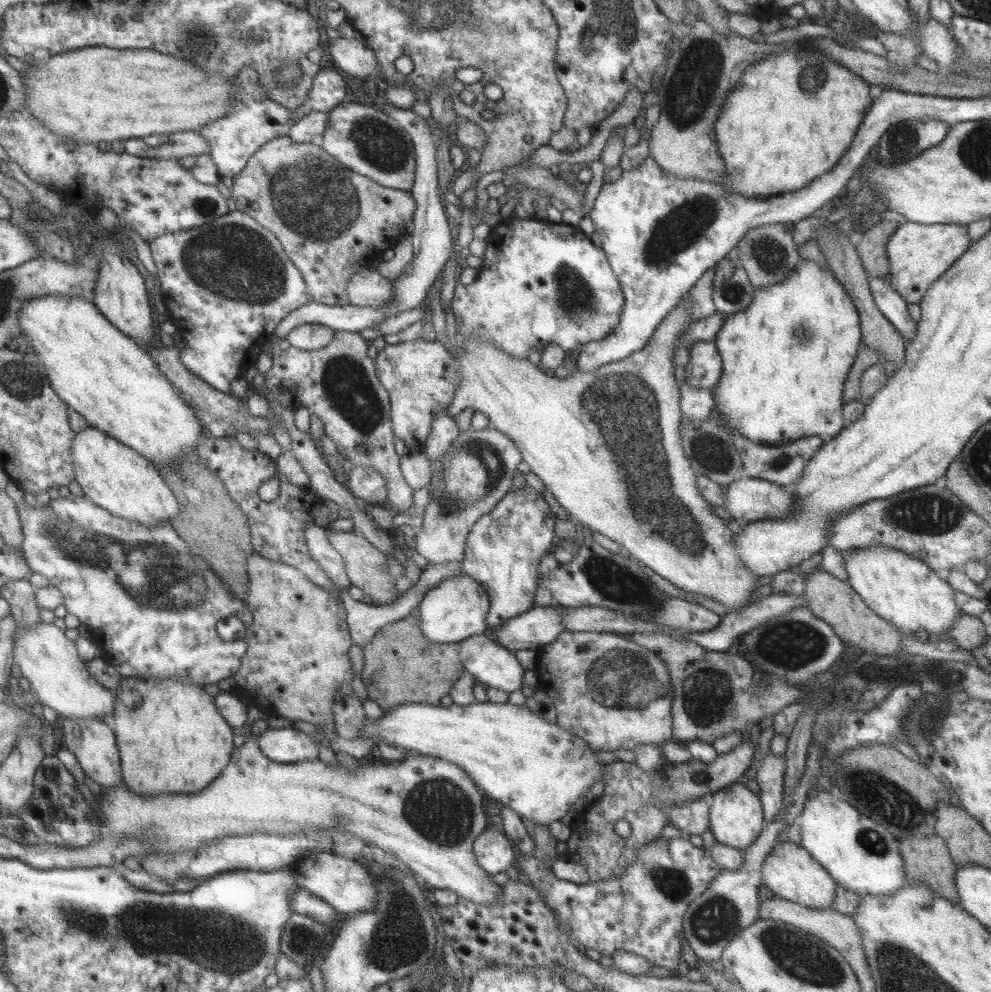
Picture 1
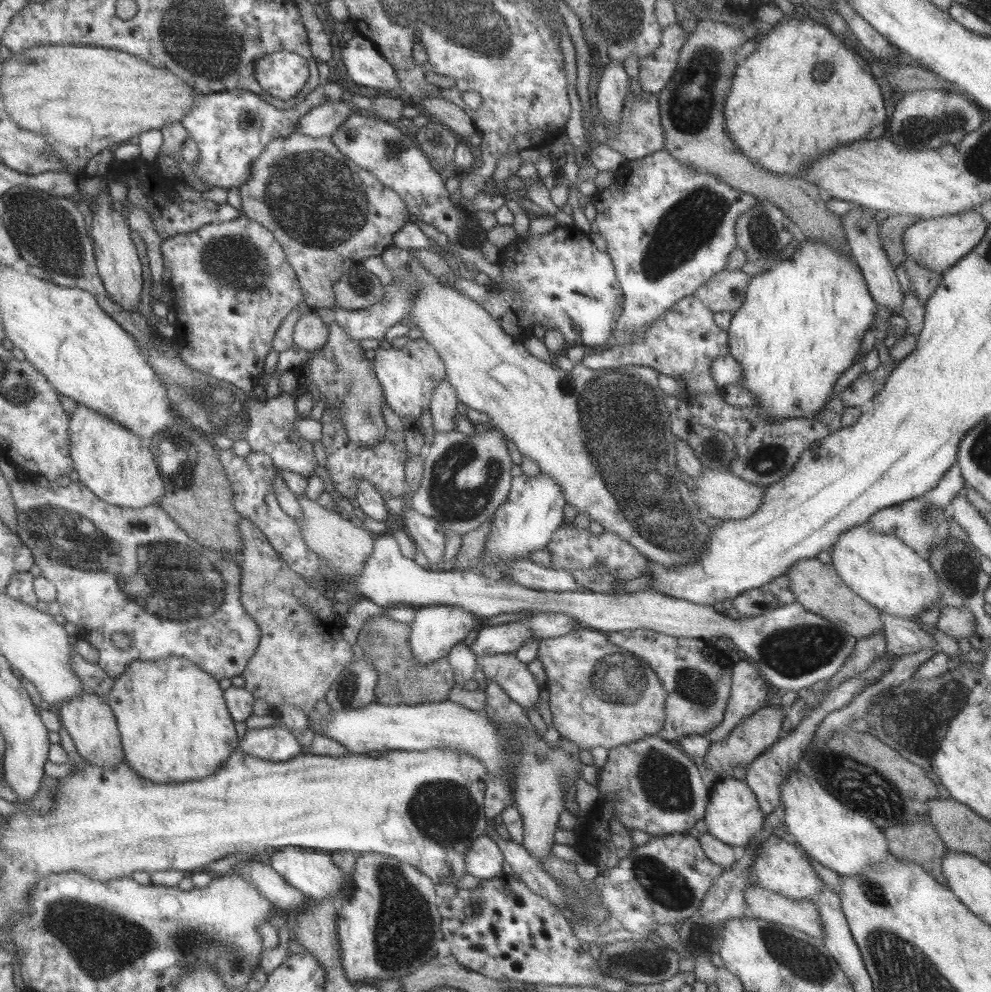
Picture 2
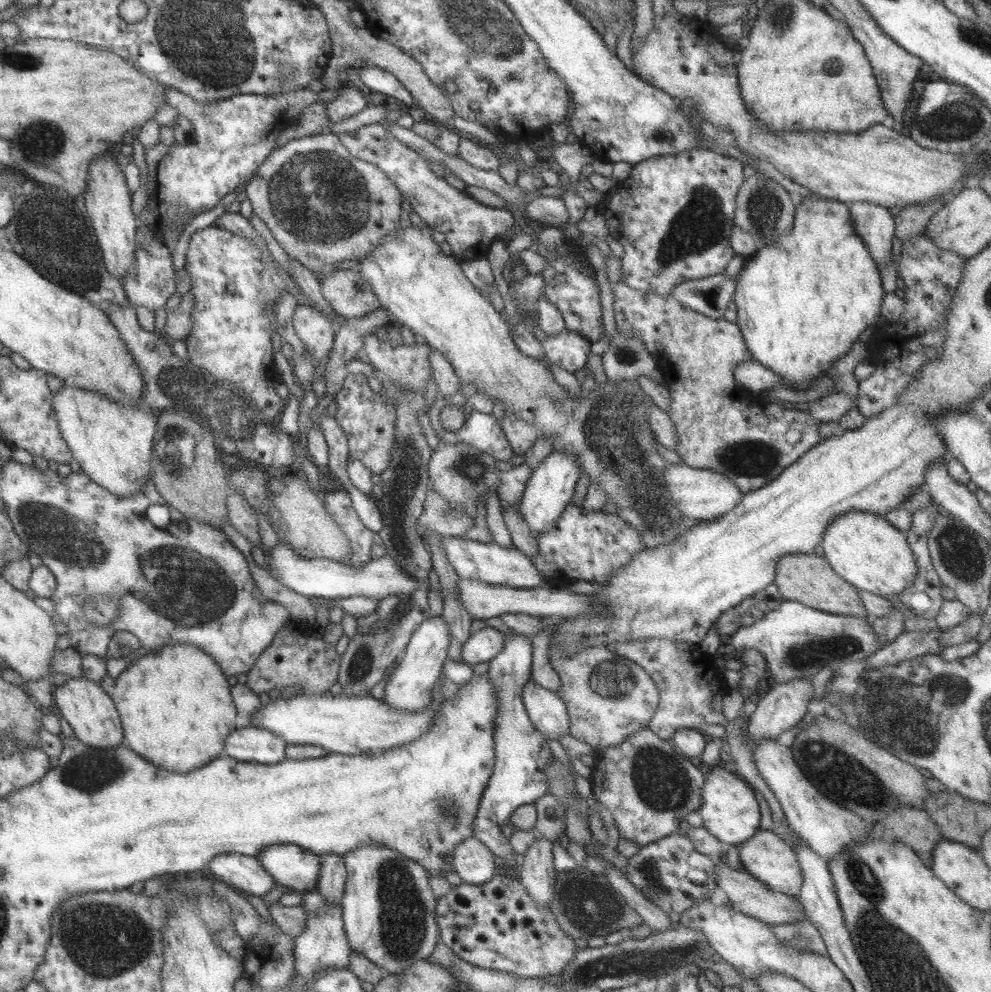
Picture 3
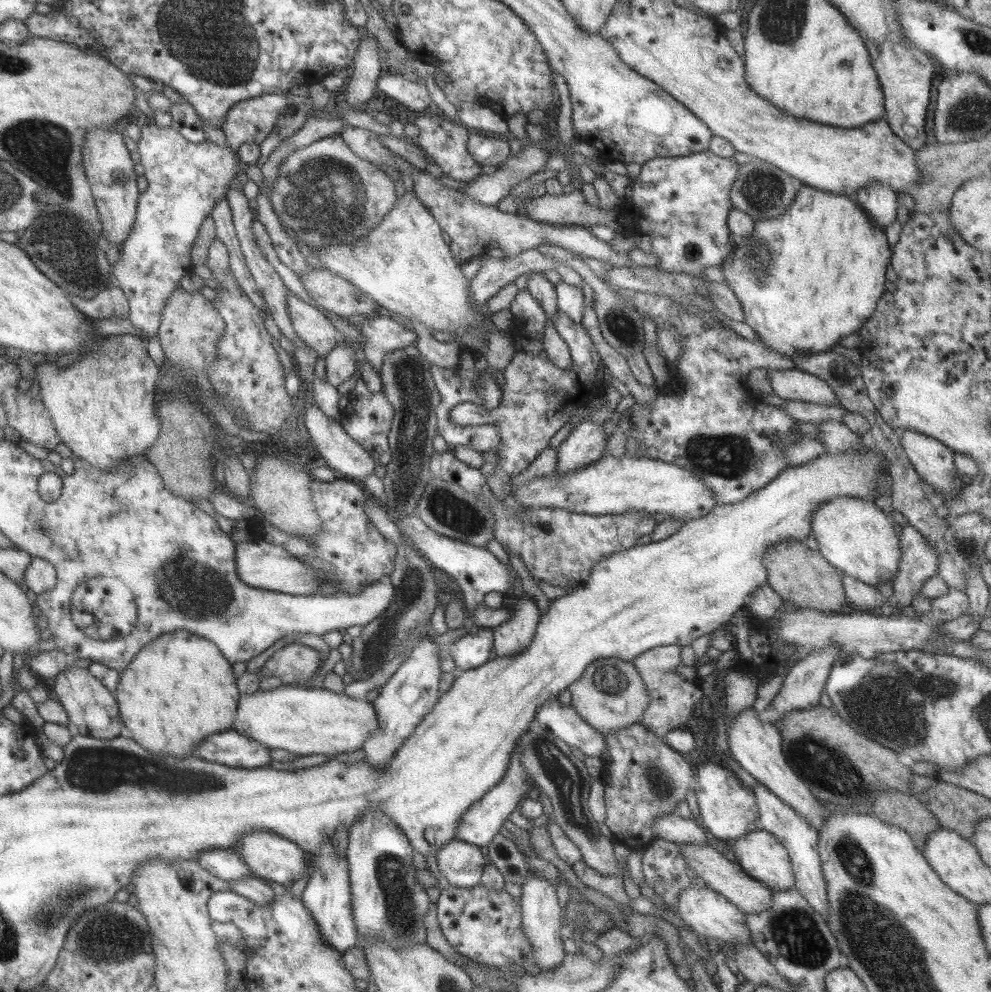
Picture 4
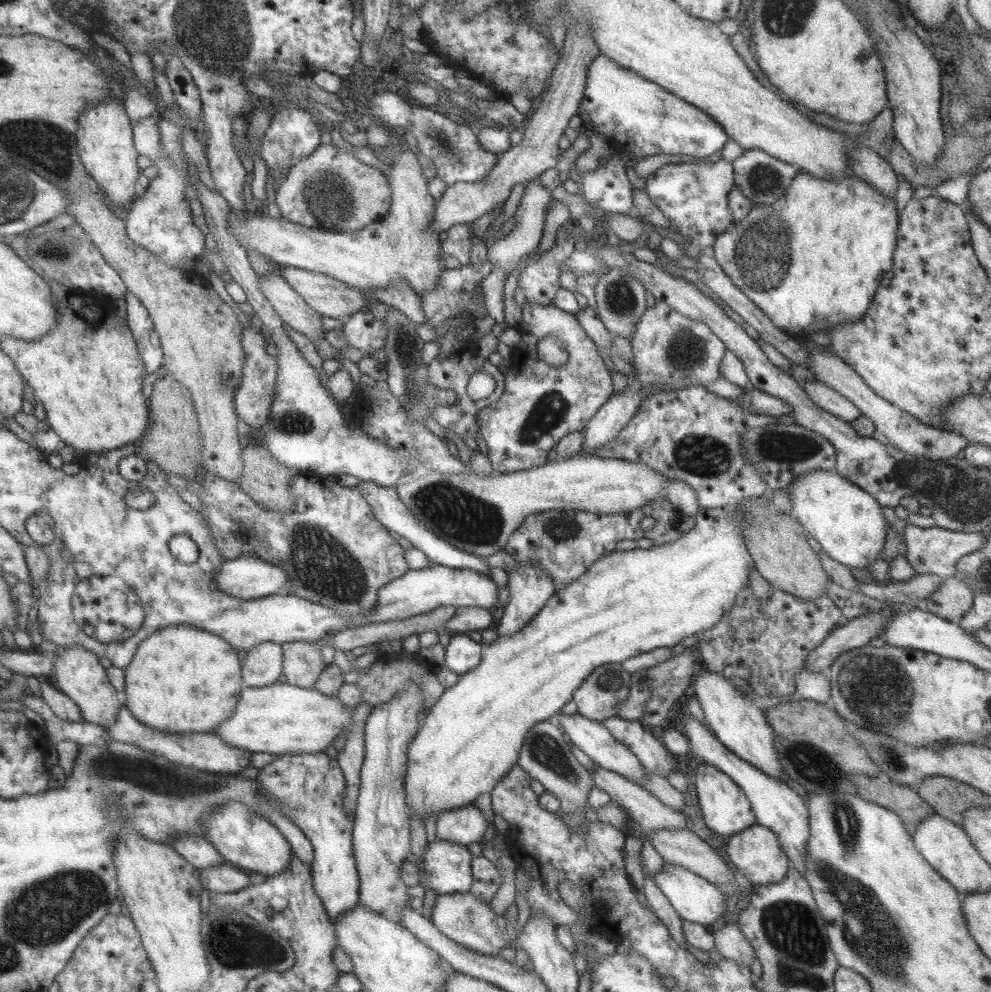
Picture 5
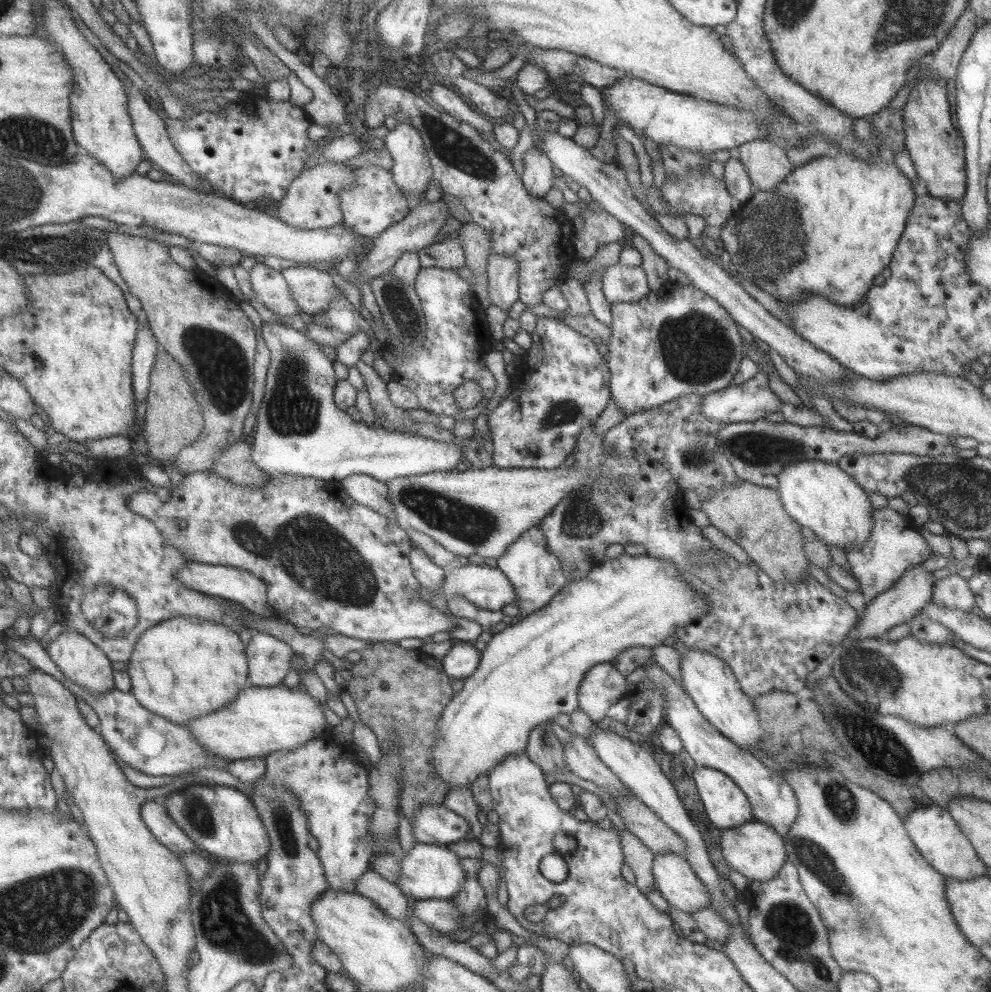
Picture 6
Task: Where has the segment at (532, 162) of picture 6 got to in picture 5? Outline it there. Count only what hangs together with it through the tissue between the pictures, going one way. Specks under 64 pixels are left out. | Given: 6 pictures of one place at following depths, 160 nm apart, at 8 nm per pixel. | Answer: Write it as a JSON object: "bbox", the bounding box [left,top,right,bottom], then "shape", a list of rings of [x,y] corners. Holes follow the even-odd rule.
{"bbox":[486,174,551,277],"shape":[[[539,174],[526,183],[527,191],[523,192],[512,217],[514,220],[512,229],[505,237],[498,238],[486,247],[487,260],[491,262],[492,270],[501,269],[505,272],[506,277],[517,267],[520,258],[525,258],[525,254],[536,250],[541,238],[541,229],[545,224],[545,210],[547,202],[551,200],[551,195],[548,190],[540,185],[538,177]]]}

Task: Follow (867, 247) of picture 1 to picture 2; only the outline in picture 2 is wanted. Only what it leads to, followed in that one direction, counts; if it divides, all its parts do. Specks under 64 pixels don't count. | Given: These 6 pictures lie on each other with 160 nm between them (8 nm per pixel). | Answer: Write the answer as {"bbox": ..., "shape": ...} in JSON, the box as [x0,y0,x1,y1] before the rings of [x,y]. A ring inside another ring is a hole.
{"bbox":[877,214,918,271],"shape":[[[888,214],[883,221],[879,222],[877,227],[877,236],[881,243],[881,248],[885,251],[889,263],[894,270],[900,271],[900,267],[905,259],[901,244],[902,232],[918,220],[905,214]]]}

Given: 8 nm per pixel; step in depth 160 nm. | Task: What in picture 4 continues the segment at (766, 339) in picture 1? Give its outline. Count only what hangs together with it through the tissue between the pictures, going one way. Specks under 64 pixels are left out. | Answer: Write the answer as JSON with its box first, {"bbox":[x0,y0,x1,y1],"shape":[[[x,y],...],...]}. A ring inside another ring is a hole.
{"bbox":[719,183,891,358],"shape":[[[801,183],[799,189],[796,190],[795,196],[789,205],[789,208],[778,216],[769,220],[754,220],[744,212],[737,208],[732,208],[729,211],[726,220],[729,229],[729,238],[732,242],[732,249],[723,263],[719,264],[722,269],[724,284],[729,286],[733,291],[737,301],[741,304],[743,309],[743,323],[753,330],[757,335],[757,339],[763,345],[779,354],[784,354],[787,358],[795,358],[798,354],[807,356],[808,354],[817,354],[818,352],[827,352],[833,347],[840,344],[841,338],[853,334],[868,321],[871,313],[875,311],[877,302],[883,297],[889,285],[885,281],[885,273],[888,268],[887,263],[890,260],[891,251],[887,246],[885,233],[881,230],[872,218],[865,212],[864,208],[859,206],[859,203],[854,200],[852,196],[845,196],[843,194],[831,194],[823,190],[817,190],[810,186],[805,186]]]}

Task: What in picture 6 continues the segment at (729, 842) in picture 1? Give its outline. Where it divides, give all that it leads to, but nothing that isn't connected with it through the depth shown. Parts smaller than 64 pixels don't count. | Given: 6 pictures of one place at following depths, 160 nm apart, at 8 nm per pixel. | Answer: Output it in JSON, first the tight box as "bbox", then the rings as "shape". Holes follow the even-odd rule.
{"bbox":[692,766,754,829],"shape":[[[697,766],[692,773],[707,821],[718,829],[741,826],[754,821],[744,792],[725,774]]]}

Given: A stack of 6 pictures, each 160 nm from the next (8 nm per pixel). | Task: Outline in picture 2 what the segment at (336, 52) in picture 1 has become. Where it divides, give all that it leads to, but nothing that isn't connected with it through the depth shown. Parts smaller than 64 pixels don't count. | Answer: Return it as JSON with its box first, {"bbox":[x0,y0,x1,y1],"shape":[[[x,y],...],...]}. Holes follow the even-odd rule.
{"bbox":[340,34,400,90],"shape":[[[354,34],[347,42],[341,42],[340,54],[349,79],[355,84],[385,90],[400,88],[393,67],[370,40]]]}

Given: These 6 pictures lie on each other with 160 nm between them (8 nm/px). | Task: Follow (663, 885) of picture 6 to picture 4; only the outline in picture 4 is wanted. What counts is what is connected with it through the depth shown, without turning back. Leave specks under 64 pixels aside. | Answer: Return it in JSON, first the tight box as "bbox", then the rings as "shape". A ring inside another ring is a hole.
{"bbox":[675,886,750,948],"shape":[[[706,886],[680,890],[675,908],[684,924],[698,936],[704,936],[705,939],[714,938],[733,948],[750,942],[744,923],[746,913],[741,912],[732,902]]]}

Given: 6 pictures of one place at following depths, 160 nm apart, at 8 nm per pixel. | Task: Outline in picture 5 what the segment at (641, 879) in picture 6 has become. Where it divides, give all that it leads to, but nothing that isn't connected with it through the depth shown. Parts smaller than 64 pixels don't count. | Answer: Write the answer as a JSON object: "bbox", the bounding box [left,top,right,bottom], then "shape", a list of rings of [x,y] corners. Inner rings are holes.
{"bbox":[643,875,687,950],"shape":[[[643,875],[643,896],[645,896],[650,911],[667,927],[669,936],[678,944],[683,950],[687,946],[682,926],[681,917],[675,912],[675,909],[669,904],[669,901],[663,896],[663,893],[656,886],[653,879],[648,879]]]}

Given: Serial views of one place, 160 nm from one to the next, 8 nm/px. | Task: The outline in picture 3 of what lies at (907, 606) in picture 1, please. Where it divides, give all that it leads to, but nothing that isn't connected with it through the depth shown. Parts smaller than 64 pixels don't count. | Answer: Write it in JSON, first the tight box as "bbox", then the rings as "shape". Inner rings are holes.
{"bbox":[819,512,918,601],"shape":[[[848,512],[834,518],[826,526],[819,546],[823,548],[823,557],[830,564],[833,572],[852,584],[857,590],[865,590],[890,601],[896,601],[897,596],[909,588],[915,580],[918,568],[904,533],[894,528],[883,515],[878,513]]]}

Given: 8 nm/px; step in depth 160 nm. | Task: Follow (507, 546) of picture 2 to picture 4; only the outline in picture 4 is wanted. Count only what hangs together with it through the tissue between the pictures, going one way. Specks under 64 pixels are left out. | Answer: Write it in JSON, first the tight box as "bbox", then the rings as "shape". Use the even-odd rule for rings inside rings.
{"bbox":[554,419,607,474],"shape":[[[583,419],[571,428],[564,441],[556,448],[554,472],[567,474],[597,461],[602,456],[607,440],[601,424]]]}

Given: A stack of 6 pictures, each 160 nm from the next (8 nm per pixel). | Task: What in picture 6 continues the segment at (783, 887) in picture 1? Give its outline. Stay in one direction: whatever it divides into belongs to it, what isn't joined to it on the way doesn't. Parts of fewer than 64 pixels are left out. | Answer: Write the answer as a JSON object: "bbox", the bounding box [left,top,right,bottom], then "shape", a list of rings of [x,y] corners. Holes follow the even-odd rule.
{"bbox":[720,821,787,882],"shape":[[[759,821],[722,829],[720,848],[728,866],[750,882],[771,880],[787,860],[783,838],[769,825]]]}

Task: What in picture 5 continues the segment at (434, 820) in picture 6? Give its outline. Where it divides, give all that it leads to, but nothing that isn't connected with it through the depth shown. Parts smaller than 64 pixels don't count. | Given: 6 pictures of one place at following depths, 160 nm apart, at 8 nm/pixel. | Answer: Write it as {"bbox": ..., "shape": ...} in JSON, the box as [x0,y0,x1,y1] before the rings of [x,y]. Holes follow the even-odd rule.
{"bbox":[435,803,487,845],"shape":[[[473,803],[454,810],[443,811],[435,821],[436,836],[451,844],[467,845],[478,842],[487,830],[481,810]]]}

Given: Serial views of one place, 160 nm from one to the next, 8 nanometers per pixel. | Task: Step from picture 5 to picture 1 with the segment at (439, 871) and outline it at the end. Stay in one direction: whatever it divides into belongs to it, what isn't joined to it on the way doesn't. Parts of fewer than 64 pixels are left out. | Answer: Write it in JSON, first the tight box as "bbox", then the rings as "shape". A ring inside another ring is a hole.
{"bbox":[472,829,517,875],"shape":[[[483,829],[472,842],[477,864],[485,874],[496,875],[515,865],[517,856],[513,853],[512,842],[501,830]]]}

